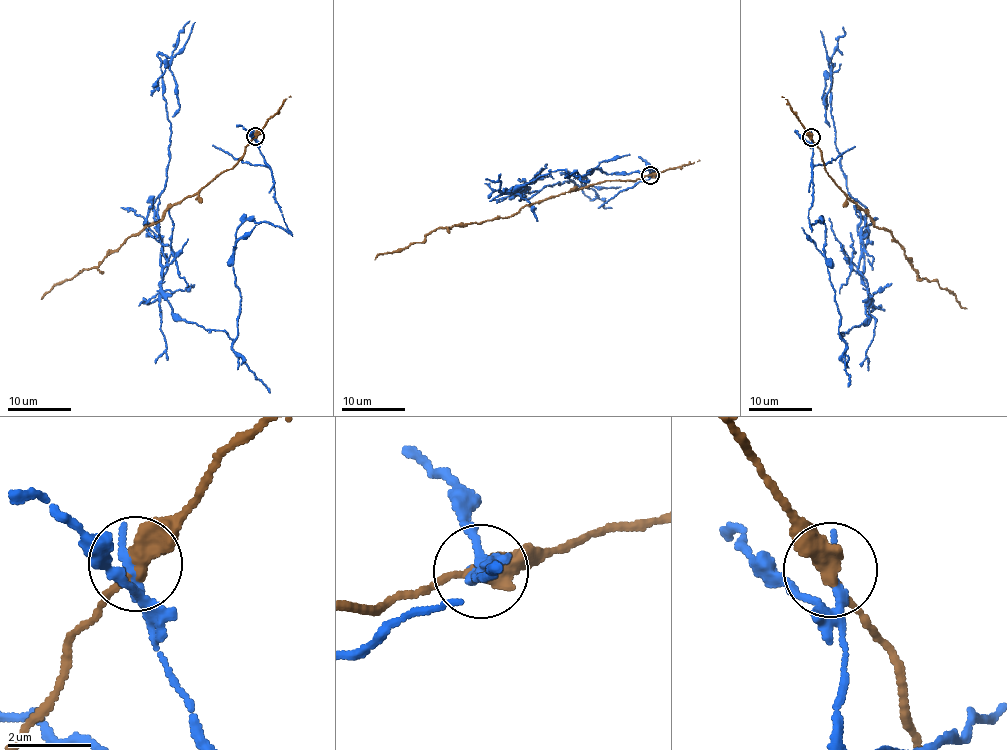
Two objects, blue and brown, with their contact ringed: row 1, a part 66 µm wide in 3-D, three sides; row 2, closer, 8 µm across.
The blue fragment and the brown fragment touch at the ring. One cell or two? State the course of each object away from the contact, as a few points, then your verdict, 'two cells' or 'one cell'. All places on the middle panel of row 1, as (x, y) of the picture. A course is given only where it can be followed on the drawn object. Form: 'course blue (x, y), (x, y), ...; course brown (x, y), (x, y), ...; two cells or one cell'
course blue (650, 175), (656, 168), (562, 170), (511, 189), (580, 186), (586, 177), (573, 178); course brown (650, 175), (636, 181), (599, 181), (526, 205), (503, 217), (433, 230), (420, 243), (375, 259); two cells

